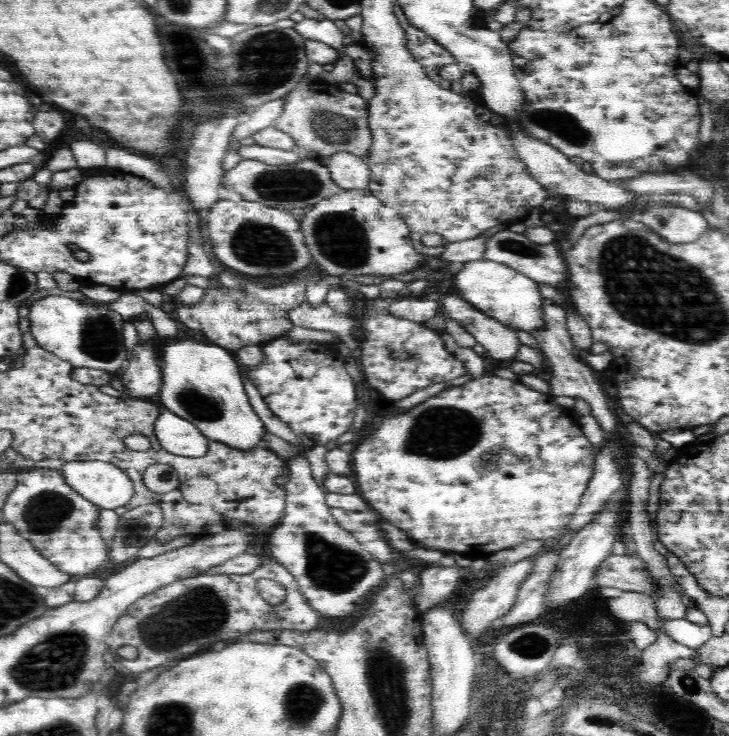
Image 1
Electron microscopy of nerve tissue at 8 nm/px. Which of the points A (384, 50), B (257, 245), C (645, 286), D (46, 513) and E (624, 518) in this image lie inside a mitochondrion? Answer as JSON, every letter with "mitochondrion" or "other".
{"A":"other","B":"mitochondrion","C":"mitochondrion","D":"mitochondrion","E":"other"}

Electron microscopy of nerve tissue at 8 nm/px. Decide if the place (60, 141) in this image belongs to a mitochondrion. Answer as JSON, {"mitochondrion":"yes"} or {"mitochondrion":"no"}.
{"mitochondrion":"no"}

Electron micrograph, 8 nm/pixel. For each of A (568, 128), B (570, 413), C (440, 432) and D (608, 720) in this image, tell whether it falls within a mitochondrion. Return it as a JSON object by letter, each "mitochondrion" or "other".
{"A":"mitochondrion","B":"other","C":"mitochondrion","D":"mitochondrion"}

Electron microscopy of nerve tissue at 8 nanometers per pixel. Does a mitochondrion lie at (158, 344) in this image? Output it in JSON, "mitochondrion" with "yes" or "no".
{"mitochondrion":"no"}

